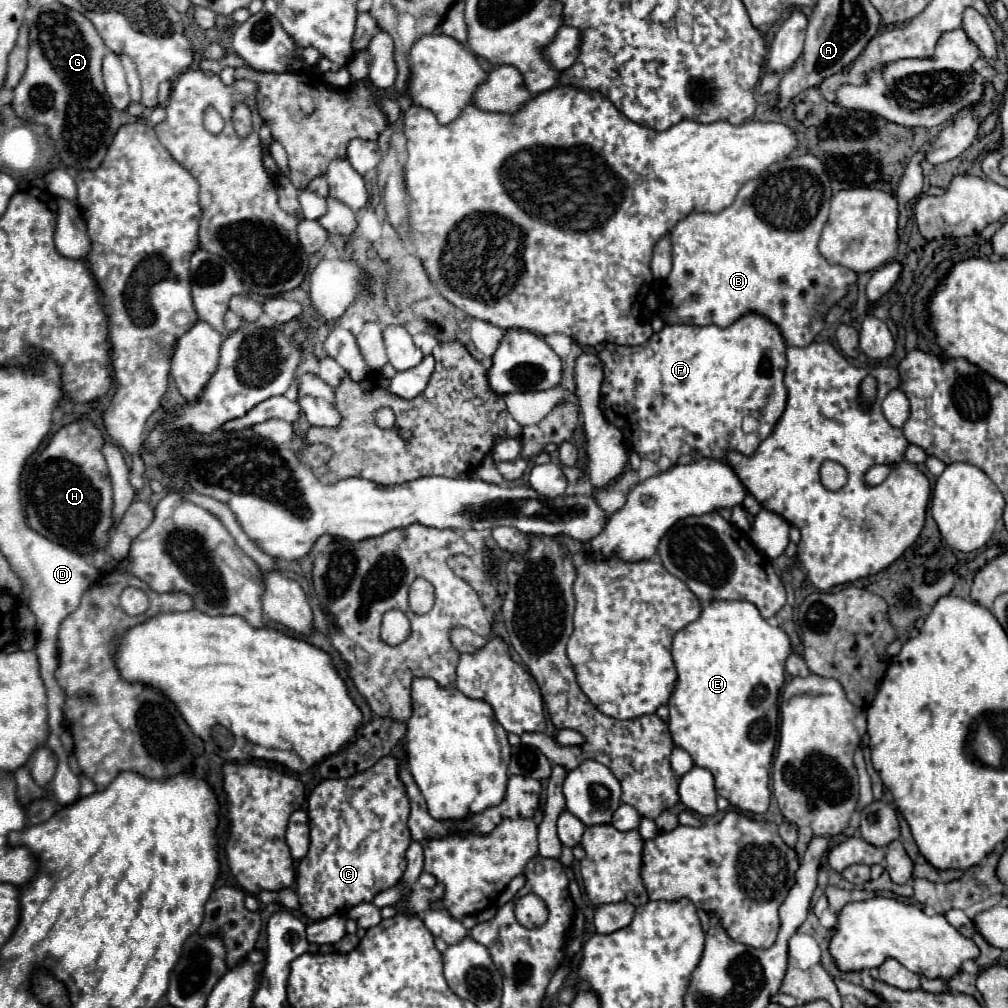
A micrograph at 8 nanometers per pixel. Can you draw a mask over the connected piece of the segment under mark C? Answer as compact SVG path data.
M385 756L367 772L351 778L323 780L311 792L307 800L311 816L311 846L297 870L297 896L301 912L311 920L323 920L333 914L343 914L361 902L371 902L375 894L395 886L401 880L407 868L405 852L411 844L411 834L407 828L409 800L397 772L397 758Z

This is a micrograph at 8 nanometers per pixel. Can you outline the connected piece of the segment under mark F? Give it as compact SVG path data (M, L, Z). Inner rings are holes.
M747 312L727 328L711 326L687 326L675 324L665 326L661 332L653 334L647 346L625 348L617 344L607 344L599 358L603 360L603 388L601 388L601 408L625 436L627 444L641 456L657 460L659 454L667 454L671 462L677 462L679 454L689 454L697 450L701 456L711 456L717 460L725 458L727 450L739 450L743 454L753 454L757 446L771 434L779 416L787 404L787 388L783 384L785 360L785 338L777 324L769 318ZM751 414L759 420L759 428L753 434L741 430L741 420Z

